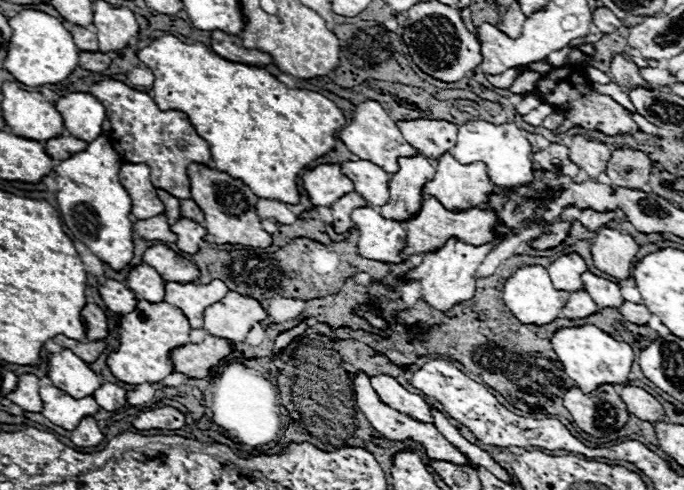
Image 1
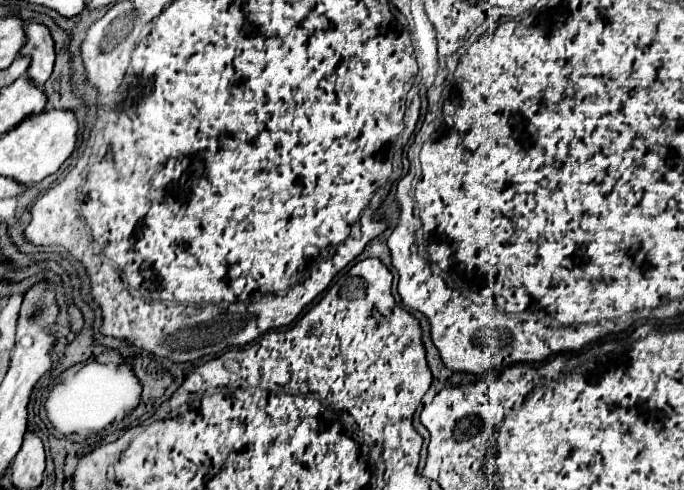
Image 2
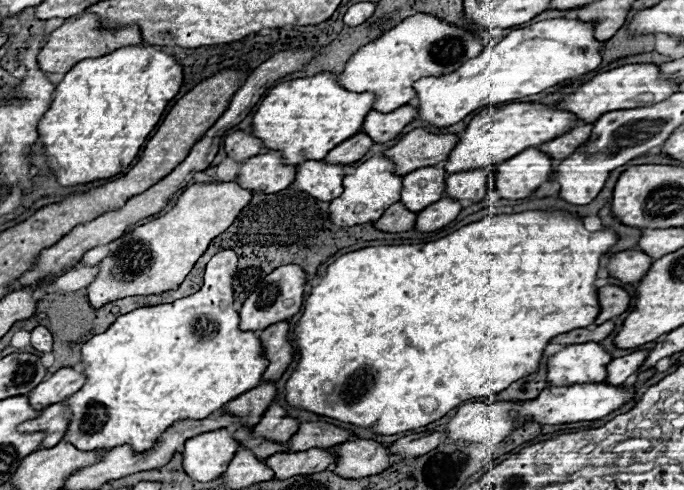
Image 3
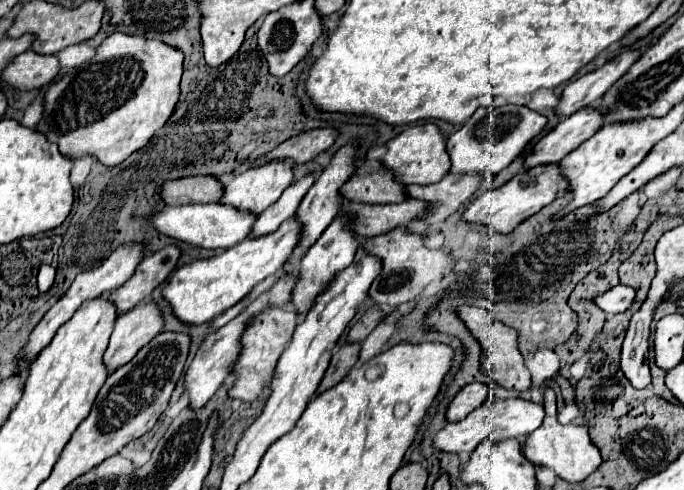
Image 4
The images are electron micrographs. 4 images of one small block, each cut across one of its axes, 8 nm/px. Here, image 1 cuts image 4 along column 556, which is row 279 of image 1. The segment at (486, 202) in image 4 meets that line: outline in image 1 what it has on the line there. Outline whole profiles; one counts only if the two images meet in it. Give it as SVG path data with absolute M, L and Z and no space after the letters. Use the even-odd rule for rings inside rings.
M156 244L150 246L144 256L142 256L144 264L152 266L164 280L172 280L172 282L194 282L200 272L194 264L190 264L190 260L178 256L174 250L170 250L164 244Z

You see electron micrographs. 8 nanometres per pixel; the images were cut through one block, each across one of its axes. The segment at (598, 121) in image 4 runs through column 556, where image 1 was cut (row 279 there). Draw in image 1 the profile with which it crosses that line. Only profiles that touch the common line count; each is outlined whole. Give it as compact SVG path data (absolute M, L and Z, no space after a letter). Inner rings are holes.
M132 266L128 270L126 282L124 282L138 298L150 300L150 302L162 302L164 300L164 280L160 278L160 274L146 266Z

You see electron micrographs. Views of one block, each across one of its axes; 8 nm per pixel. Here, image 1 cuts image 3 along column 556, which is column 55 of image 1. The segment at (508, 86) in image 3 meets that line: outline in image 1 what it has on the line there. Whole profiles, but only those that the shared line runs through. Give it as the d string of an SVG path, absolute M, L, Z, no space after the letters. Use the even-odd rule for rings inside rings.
M20 10L16 16L8 18L12 28L10 52L6 54L4 68L26 86L44 86L58 84L68 78L78 66L78 48L70 32L54 16L40 10Z

